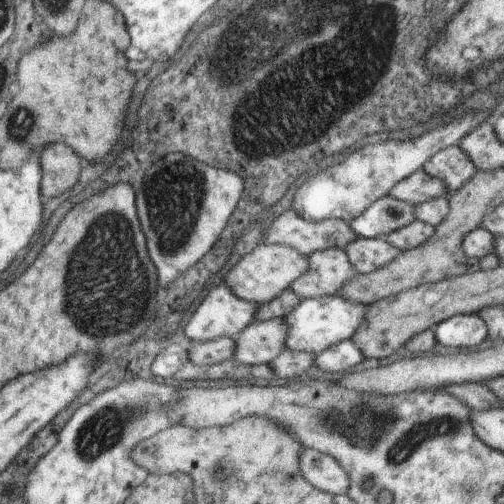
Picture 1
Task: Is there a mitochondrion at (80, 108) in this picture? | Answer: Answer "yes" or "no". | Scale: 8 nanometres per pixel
no

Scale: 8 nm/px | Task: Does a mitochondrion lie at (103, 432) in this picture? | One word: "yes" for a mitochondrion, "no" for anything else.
yes

